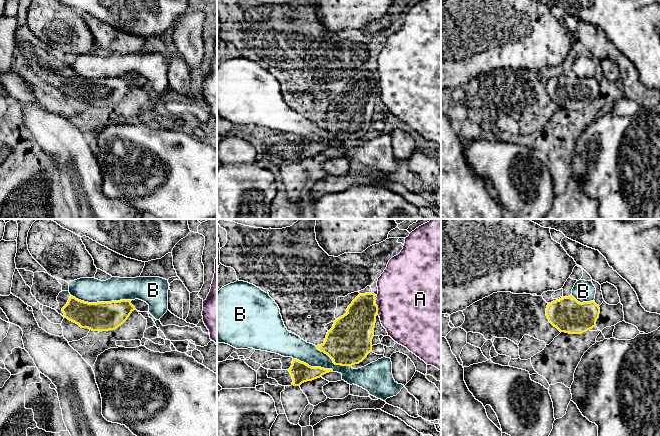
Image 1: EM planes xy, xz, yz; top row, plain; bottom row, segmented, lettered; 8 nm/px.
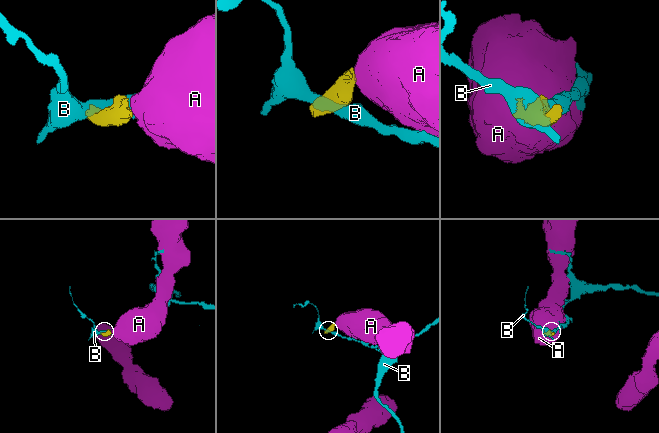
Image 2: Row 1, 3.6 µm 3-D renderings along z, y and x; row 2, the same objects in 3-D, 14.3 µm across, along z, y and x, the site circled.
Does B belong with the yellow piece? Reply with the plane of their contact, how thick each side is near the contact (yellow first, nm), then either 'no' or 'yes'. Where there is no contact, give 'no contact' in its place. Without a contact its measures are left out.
meets yellow in xy; 240 nm thick on the yellow side, 200 nm on the other; no

